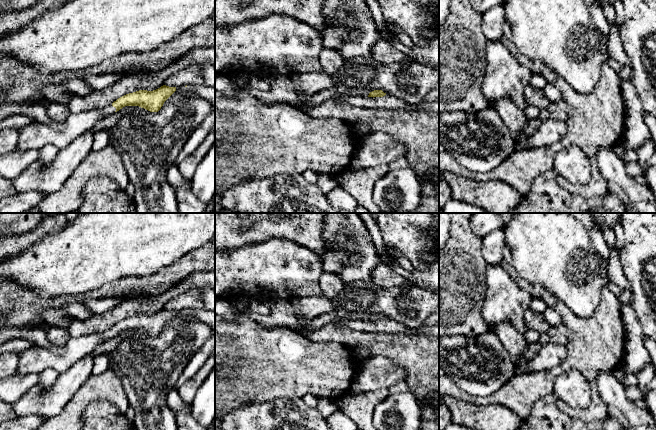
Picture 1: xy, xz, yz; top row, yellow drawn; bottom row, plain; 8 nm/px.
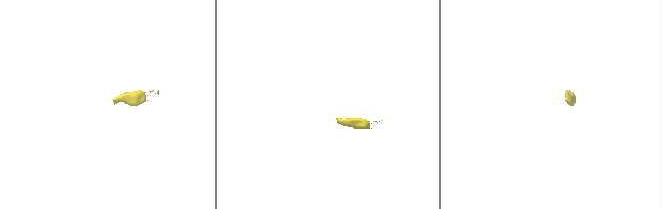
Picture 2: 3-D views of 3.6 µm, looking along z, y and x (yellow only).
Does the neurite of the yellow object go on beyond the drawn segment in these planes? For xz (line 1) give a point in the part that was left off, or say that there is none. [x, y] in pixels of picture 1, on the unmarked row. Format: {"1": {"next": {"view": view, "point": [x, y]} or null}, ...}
{"1": {"next": null}}

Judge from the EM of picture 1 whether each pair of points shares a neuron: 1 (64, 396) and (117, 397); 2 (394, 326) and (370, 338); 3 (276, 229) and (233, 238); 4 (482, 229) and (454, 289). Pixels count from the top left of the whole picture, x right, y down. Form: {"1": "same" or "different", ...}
{"1": "different", "2": "different", "3": "same", "4": "different"}

